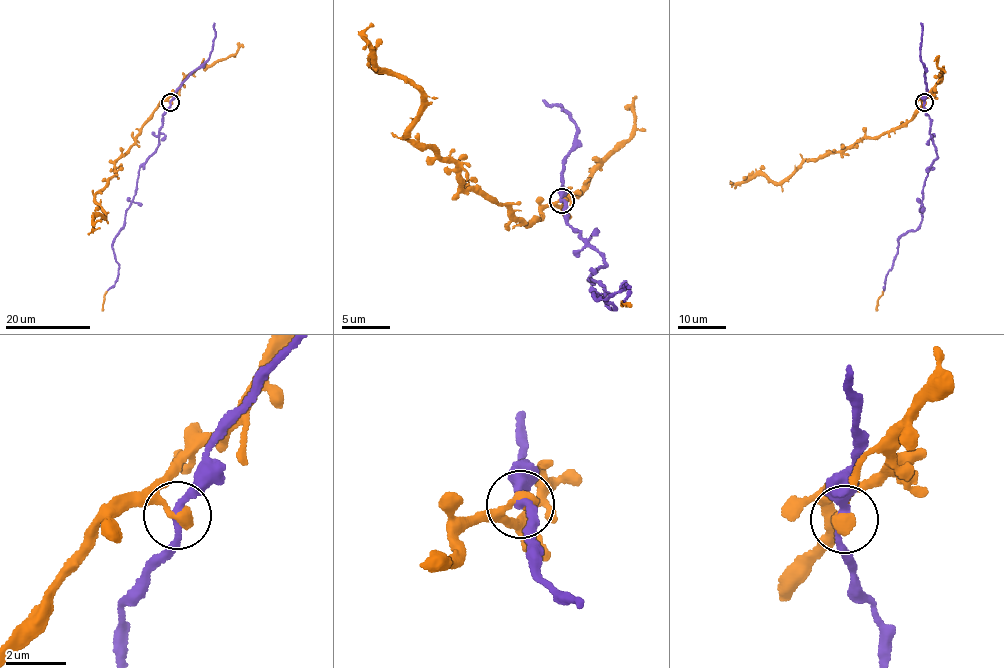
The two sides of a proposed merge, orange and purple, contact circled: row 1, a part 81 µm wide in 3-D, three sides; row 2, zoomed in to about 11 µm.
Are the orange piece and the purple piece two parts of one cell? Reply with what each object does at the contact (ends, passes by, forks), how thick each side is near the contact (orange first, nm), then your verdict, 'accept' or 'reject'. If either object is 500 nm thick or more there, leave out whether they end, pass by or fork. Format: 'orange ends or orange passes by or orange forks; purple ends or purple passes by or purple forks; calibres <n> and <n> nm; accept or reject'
orange ends; purple passes by; calibres 420 and 240 nm; accept

